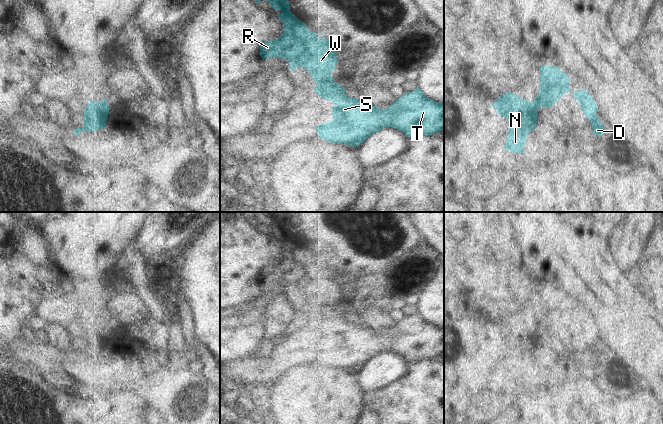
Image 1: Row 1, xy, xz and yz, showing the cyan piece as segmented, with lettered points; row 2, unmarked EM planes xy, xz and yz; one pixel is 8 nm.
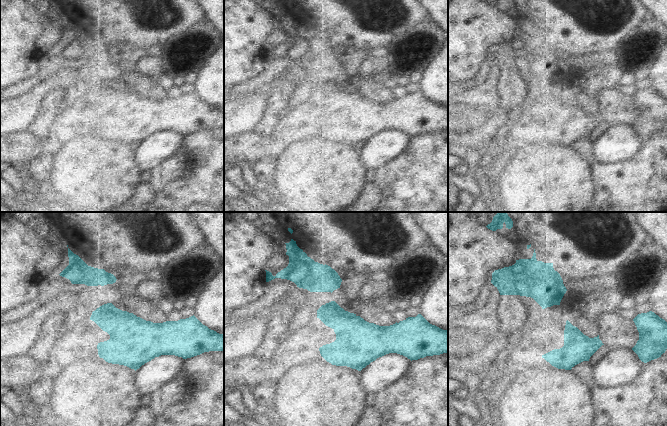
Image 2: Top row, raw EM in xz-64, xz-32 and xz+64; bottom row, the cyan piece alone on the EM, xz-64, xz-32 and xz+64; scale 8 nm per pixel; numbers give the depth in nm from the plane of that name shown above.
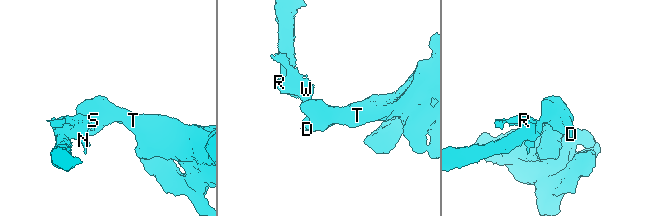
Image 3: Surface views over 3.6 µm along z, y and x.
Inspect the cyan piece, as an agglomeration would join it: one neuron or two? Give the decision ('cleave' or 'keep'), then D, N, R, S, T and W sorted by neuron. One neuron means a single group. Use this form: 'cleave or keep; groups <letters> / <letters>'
cleave; groups D S T / N R W

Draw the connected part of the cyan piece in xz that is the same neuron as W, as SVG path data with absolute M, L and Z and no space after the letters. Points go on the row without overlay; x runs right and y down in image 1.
M272 212L268 215L261 214L259 218L253 216L250 220L257 229L263 223L268 225L274 234L282 235L281 238L276 239L283 248L282 258L277 263L265 265L260 270L261 282L268 283L276 280L285 283L290 286L291 295L294 295L296 291L304 292L314 305L331 301L332 295L336 292L338 282L332 269L324 262L324 257L322 257L322 262L318 263L316 256L310 255L304 246L290 236L289 225L282 219L277 219Z

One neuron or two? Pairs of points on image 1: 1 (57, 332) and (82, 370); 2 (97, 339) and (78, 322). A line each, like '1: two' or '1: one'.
1: two
2: two

